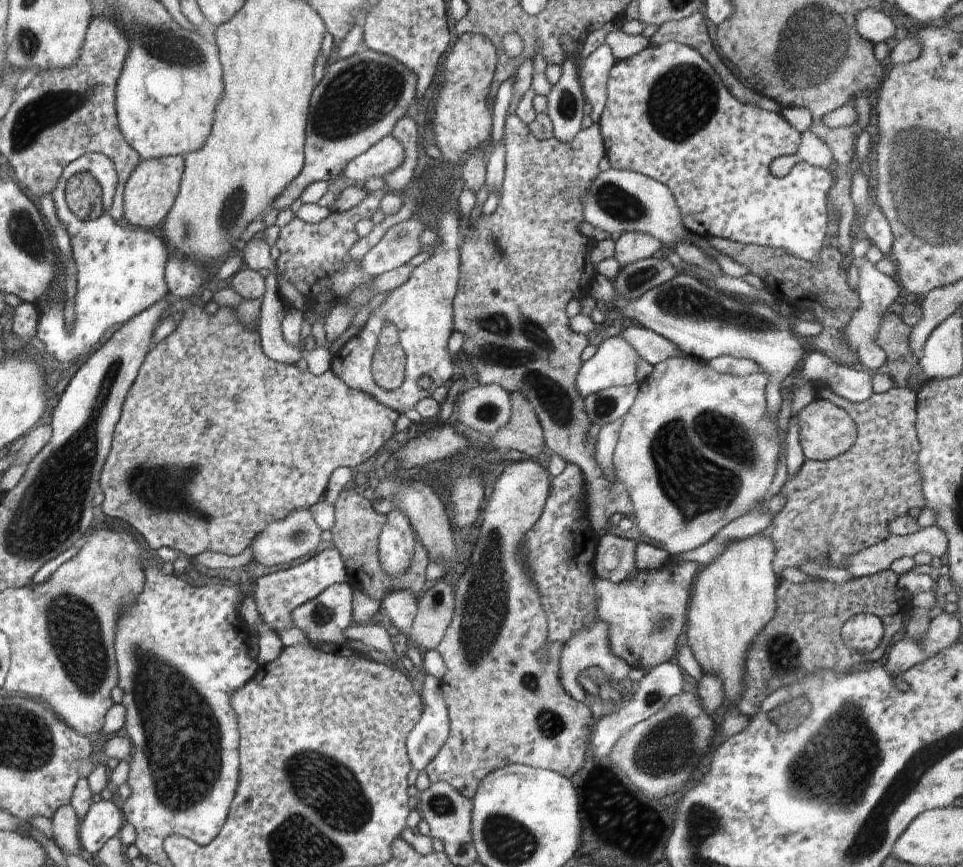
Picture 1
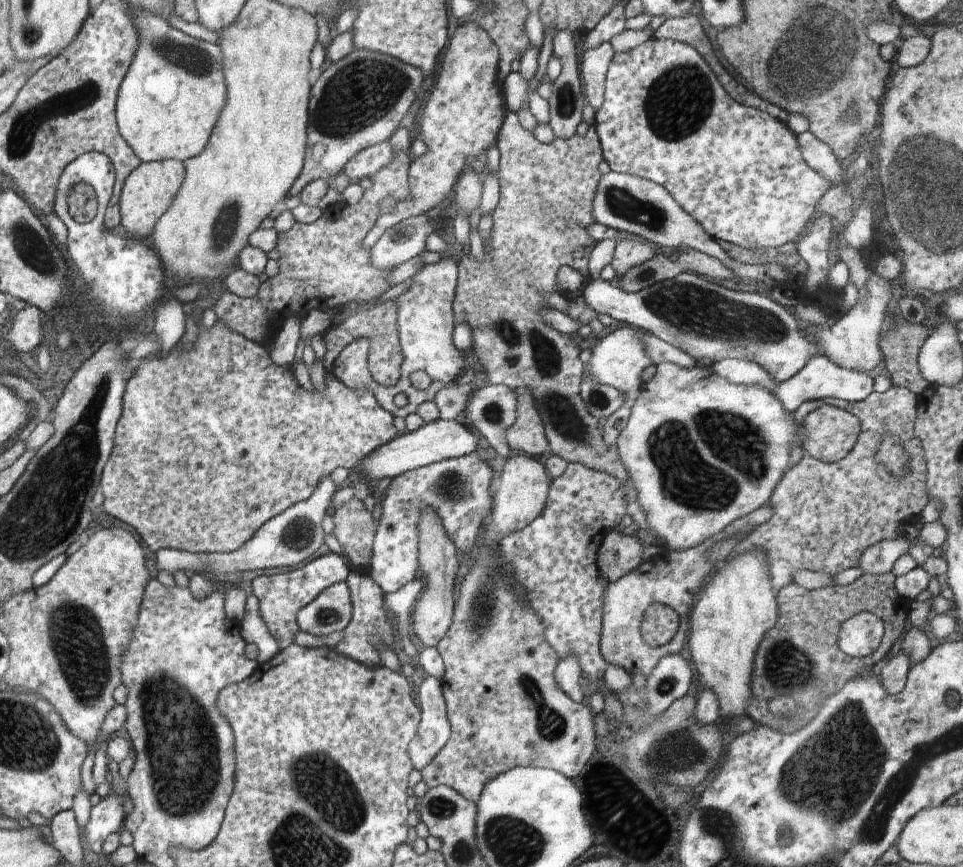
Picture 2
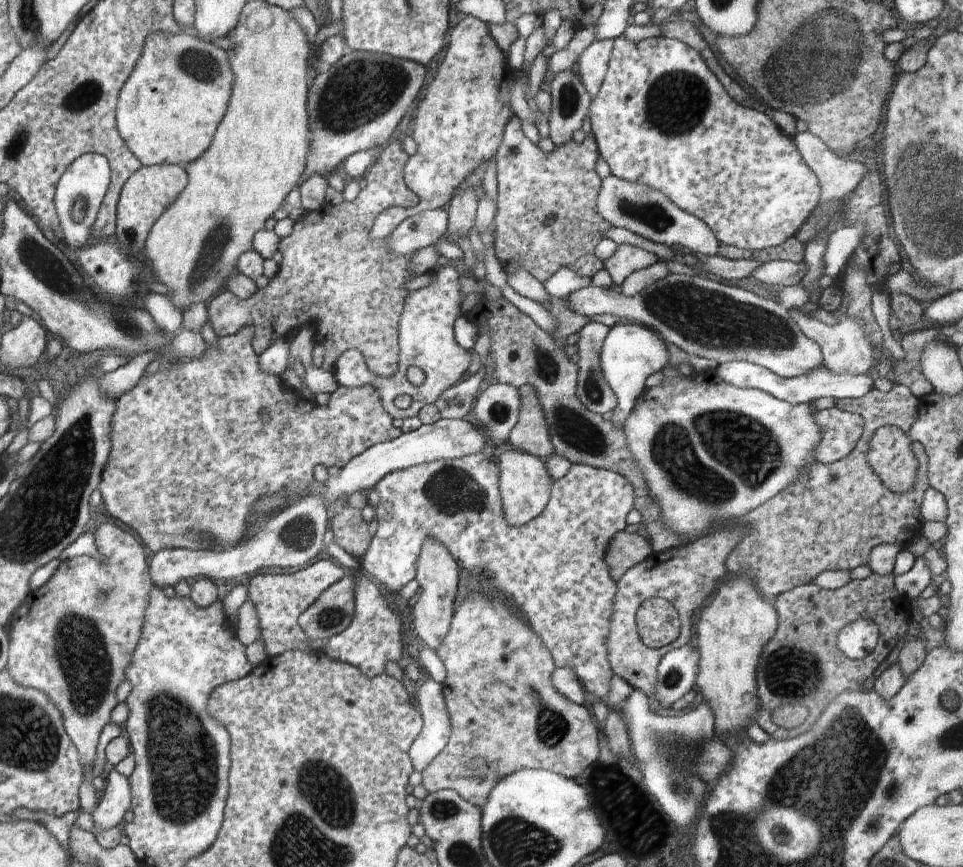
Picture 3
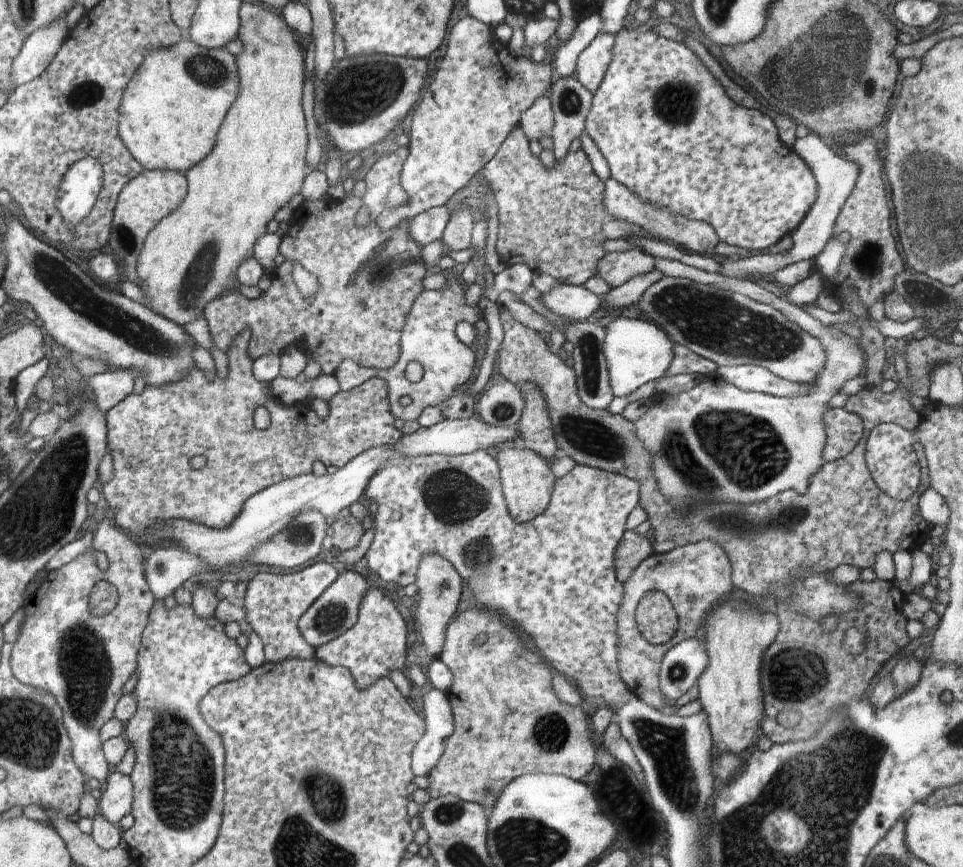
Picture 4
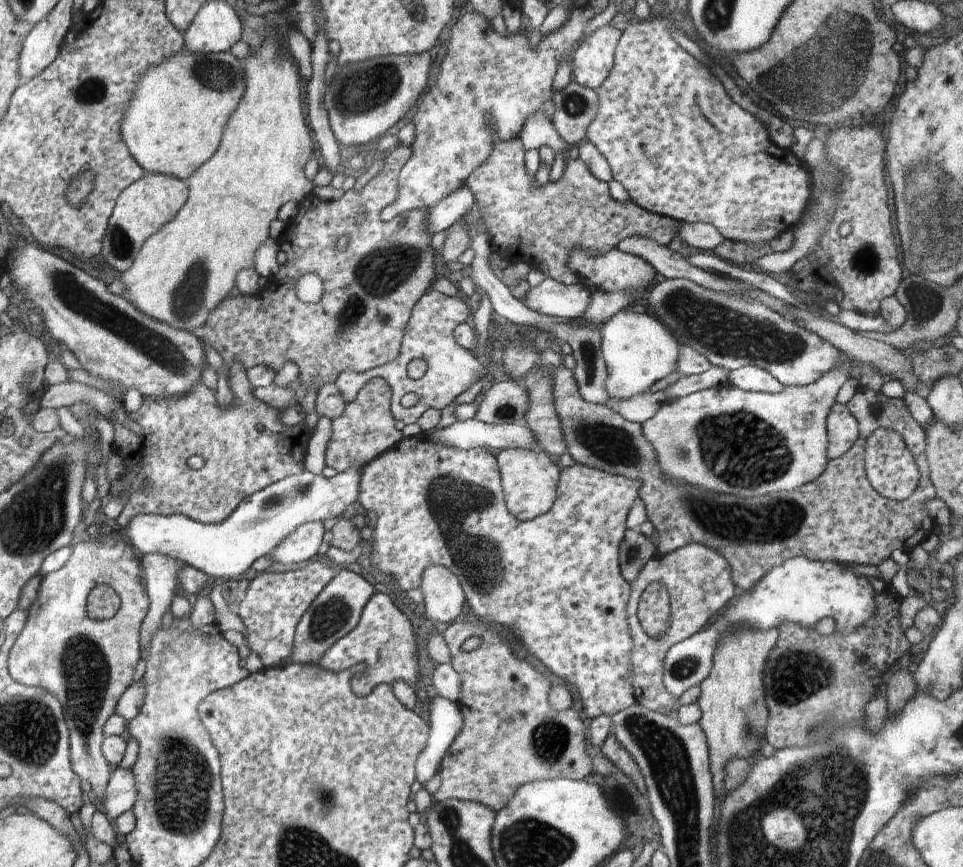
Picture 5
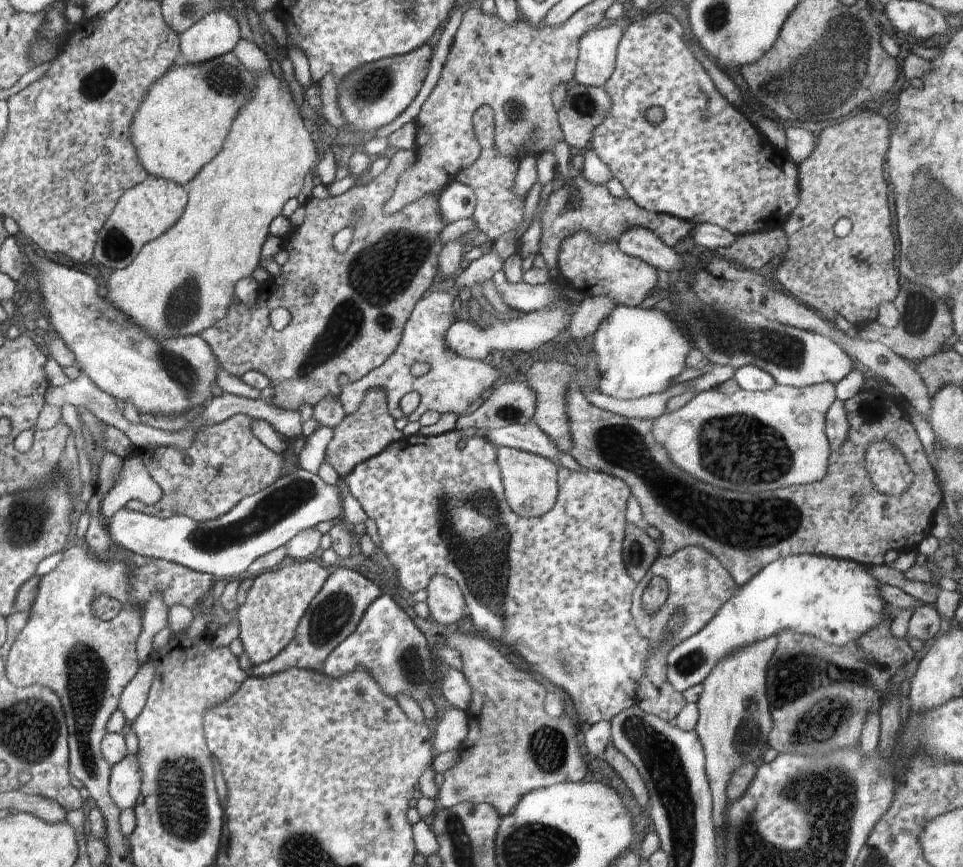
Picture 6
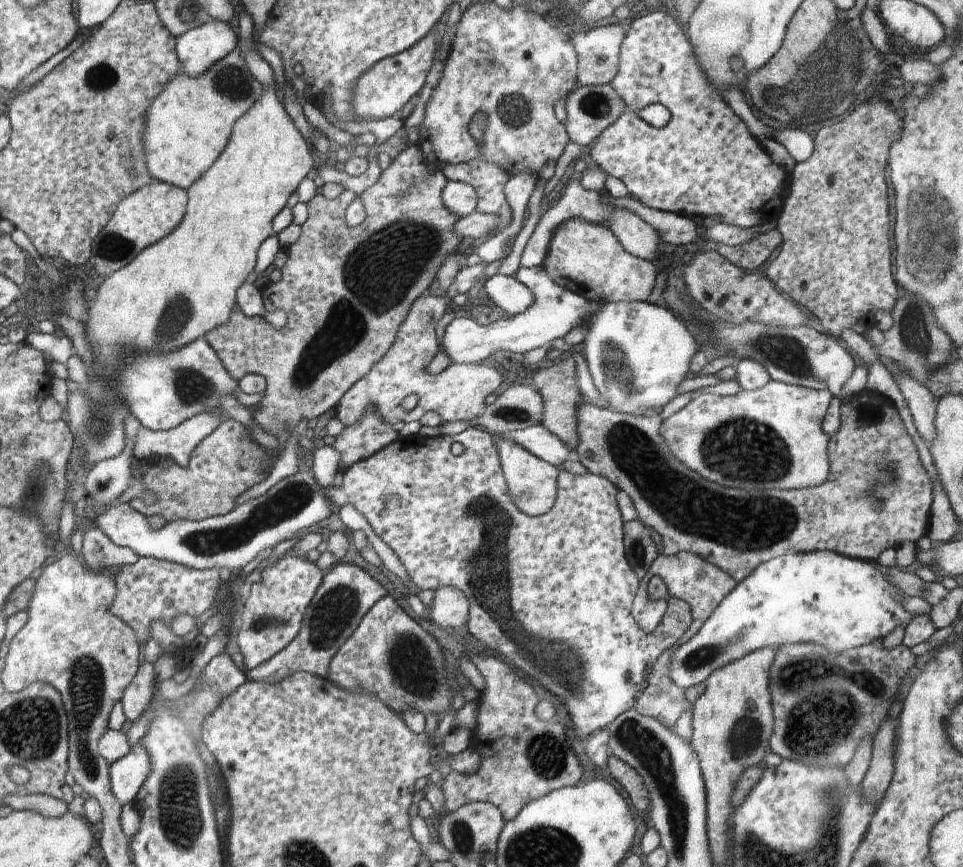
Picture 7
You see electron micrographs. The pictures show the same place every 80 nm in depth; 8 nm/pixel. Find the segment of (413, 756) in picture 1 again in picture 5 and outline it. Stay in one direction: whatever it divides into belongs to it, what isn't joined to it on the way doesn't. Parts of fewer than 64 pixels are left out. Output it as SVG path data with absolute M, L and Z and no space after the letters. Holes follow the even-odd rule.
M440 696L430 699L427 714L429 737L427 745L415 762L416 785L421 788L439 772L443 756L463 727L463 718L458 705Z

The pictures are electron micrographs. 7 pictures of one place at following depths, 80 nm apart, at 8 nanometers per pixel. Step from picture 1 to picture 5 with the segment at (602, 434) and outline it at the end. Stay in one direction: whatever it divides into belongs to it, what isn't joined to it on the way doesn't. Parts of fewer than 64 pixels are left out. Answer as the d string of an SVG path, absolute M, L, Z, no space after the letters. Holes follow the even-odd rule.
M632 306L613 314L602 326L601 351L607 368L606 392L616 399L646 393L652 384L677 370L682 345L654 314L636 313Z

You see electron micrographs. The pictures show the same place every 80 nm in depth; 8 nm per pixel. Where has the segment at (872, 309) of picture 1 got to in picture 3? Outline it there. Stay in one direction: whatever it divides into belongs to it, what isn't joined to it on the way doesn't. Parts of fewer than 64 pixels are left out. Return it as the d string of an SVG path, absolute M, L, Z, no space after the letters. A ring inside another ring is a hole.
M790 310L790 316L796 320L800 331L810 340L814 340L820 348L823 364L832 374L862 374L866 375L874 369L879 356L877 351L868 342L867 336L863 333L863 323L854 318L843 317L834 326L823 324L815 320L806 310Z

